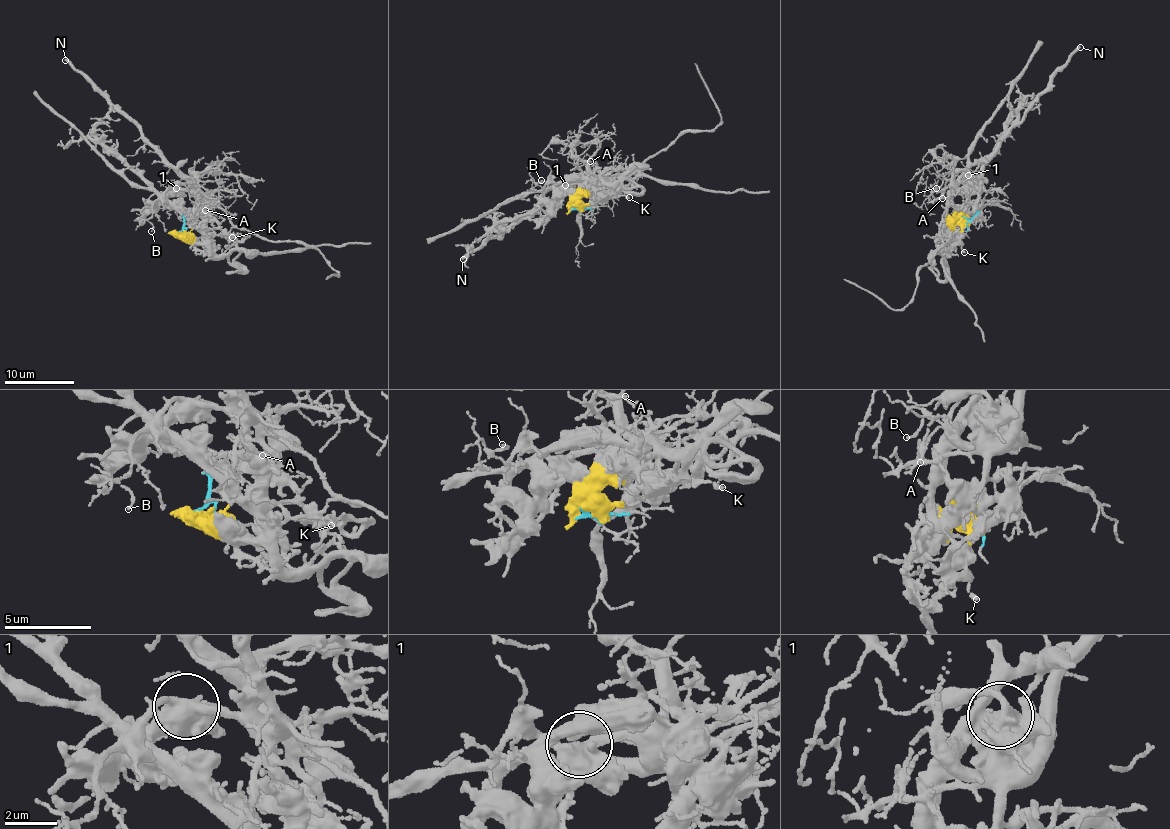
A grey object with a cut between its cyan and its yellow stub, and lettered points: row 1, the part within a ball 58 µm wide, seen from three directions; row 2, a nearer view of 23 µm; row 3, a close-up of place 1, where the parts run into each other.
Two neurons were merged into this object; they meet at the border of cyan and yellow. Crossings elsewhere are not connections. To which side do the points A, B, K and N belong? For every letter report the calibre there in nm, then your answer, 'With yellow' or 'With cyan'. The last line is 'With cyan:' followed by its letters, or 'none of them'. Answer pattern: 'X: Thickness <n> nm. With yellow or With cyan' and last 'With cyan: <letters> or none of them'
A: Thickness 240 nm. With cyan
B: Thickness 150 nm. With cyan
K: Thickness 200 nm. With yellow
N: Thickness 320 nm. With cyan
With cyan: A, B, N

